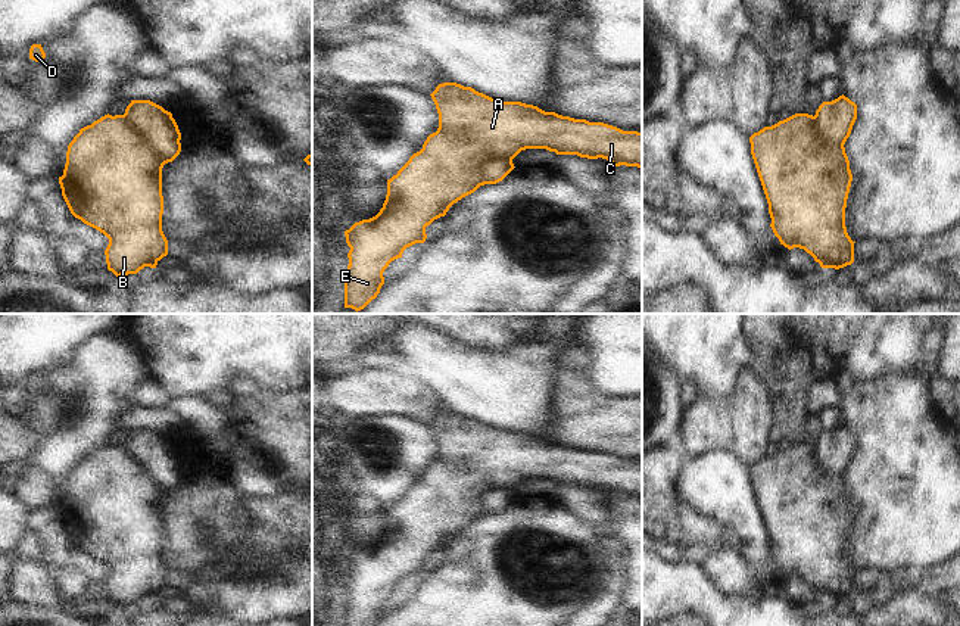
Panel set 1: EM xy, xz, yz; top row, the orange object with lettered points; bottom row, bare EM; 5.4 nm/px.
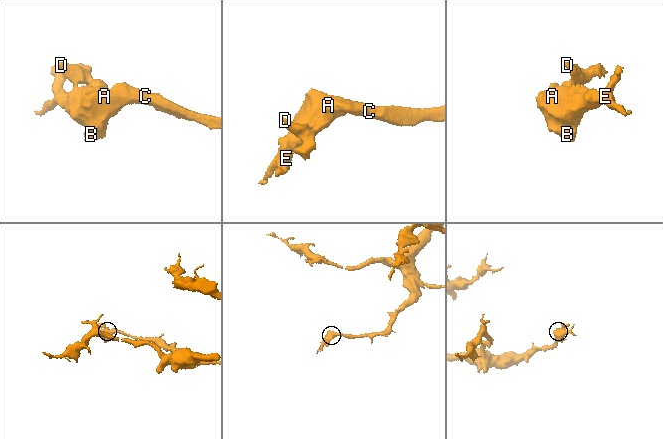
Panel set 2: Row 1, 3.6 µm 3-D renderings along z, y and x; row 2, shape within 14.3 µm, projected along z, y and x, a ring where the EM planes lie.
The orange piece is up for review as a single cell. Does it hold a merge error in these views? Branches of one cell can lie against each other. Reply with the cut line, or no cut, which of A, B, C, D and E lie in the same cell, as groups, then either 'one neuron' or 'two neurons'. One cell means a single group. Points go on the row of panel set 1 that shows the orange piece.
cut xz (511, 159), (489, 159), (482, 167), (479, 183); groups A B C E / D; two neurons

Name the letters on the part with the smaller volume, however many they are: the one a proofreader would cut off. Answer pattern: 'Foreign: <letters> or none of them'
Foreign: D

